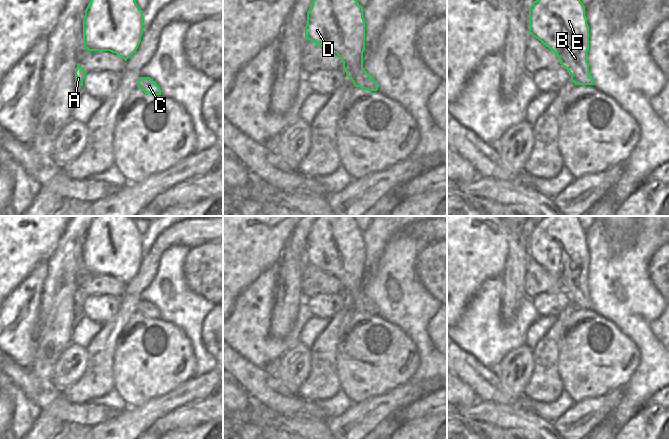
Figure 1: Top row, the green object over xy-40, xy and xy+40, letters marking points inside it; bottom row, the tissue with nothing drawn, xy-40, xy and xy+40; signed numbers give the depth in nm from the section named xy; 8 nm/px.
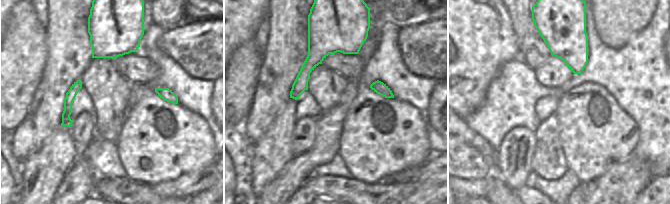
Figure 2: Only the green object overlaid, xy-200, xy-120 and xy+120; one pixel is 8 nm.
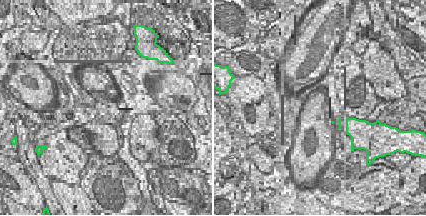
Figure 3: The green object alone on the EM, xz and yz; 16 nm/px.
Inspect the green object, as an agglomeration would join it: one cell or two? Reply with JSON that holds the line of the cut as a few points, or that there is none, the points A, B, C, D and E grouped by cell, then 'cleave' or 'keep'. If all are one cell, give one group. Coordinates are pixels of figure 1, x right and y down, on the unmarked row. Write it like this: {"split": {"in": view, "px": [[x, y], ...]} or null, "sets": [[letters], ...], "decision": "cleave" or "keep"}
{"split": null, "sets": [["A", "B", "C", "D", "E"]], "decision": "keep"}

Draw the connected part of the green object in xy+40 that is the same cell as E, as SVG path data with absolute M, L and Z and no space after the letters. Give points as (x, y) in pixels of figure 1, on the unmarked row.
M545 216L541 219L529 232L529 257L559 282L560 288L571 298L572 306L579 309L593 309L587 286L589 250L585 240L585 230L579 224L577 216Z

